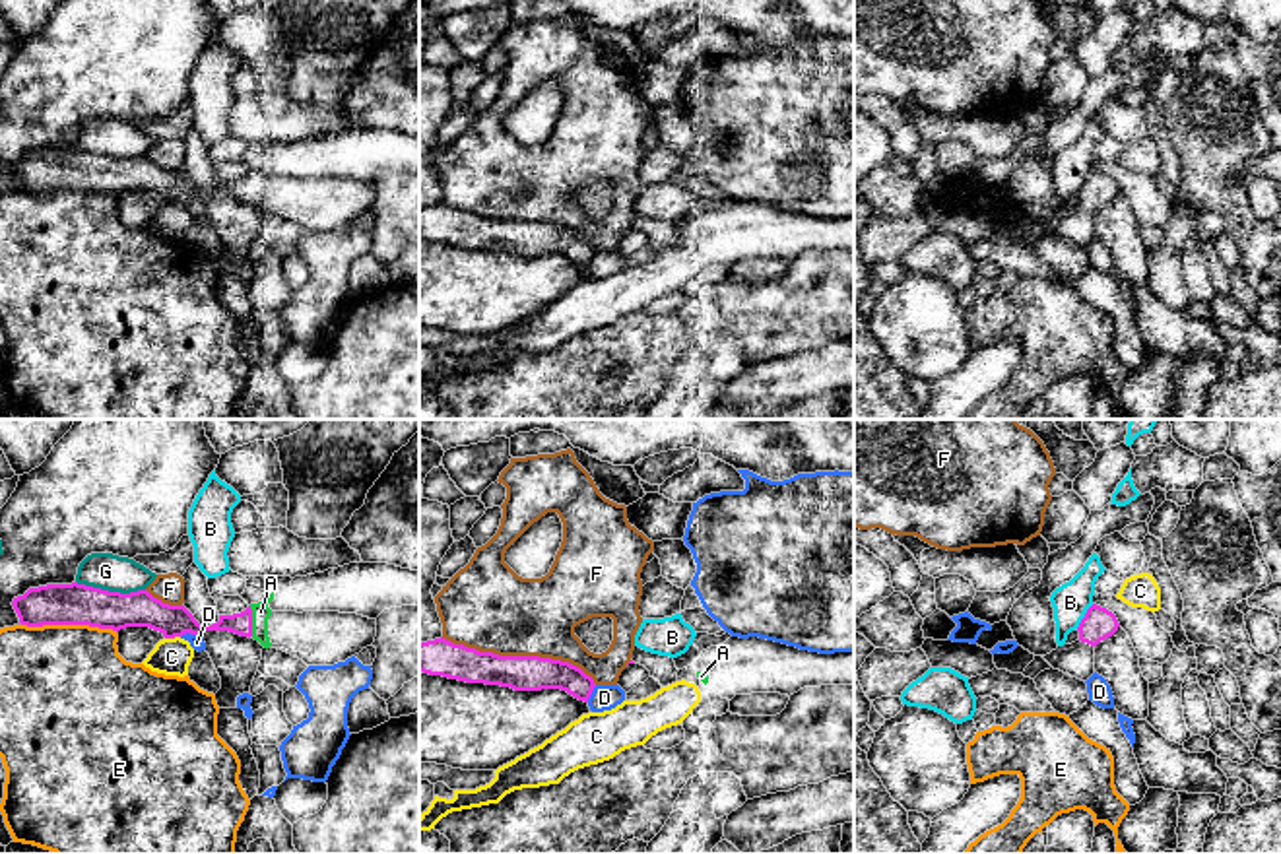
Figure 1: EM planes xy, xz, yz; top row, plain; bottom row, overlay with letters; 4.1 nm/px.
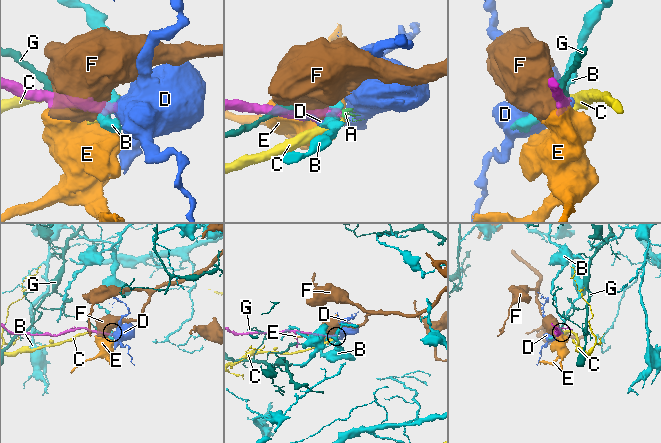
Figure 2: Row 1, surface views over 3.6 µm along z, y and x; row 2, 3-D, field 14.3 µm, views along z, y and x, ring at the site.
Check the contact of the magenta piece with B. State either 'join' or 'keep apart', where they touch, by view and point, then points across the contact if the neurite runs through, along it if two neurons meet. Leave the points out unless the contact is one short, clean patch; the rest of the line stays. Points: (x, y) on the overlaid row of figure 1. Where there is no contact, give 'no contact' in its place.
keep apart; meets magenta in yz at (1085, 616); border along yz (1093, 604), (1076, 627)

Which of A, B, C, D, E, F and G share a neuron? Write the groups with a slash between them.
A / B / C / D / E / F / G

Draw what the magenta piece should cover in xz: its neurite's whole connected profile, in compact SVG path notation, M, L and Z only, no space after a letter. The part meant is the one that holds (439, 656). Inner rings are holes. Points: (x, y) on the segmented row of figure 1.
M446 639L419 642L419 672L514 691L561 689L588 703L596 683L580 668L540 656L499 656Z

